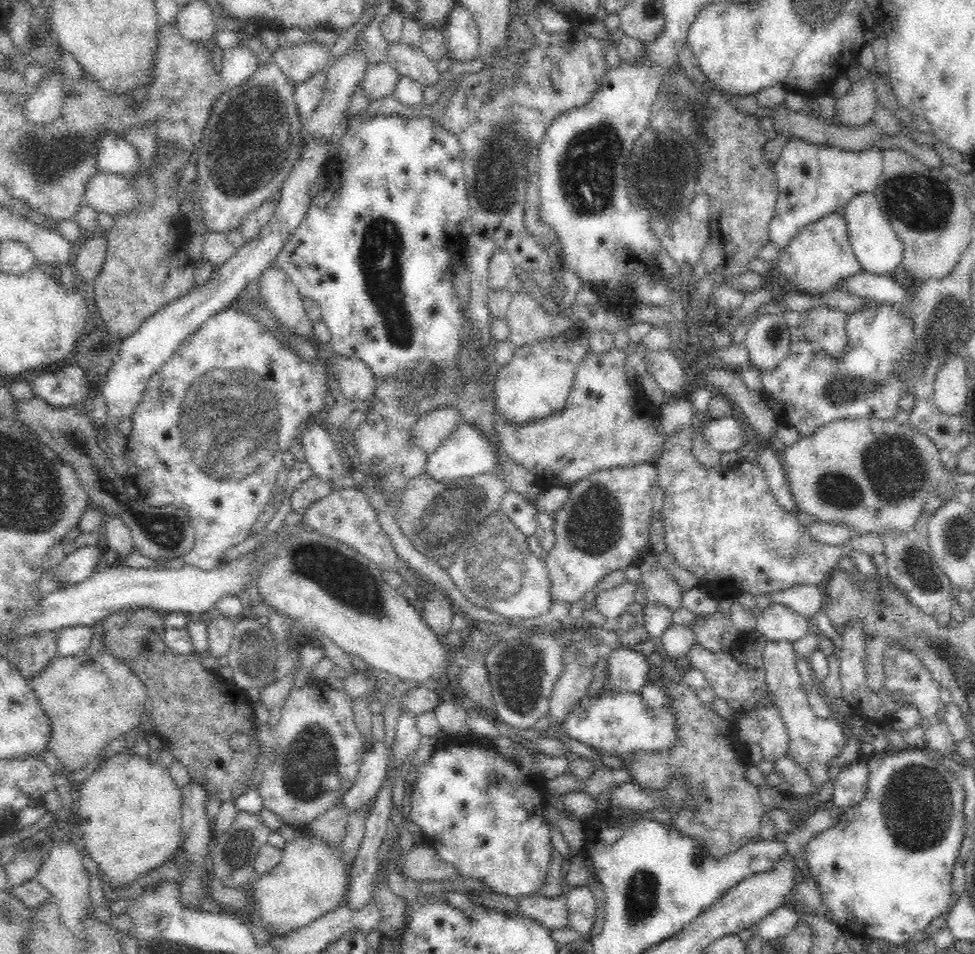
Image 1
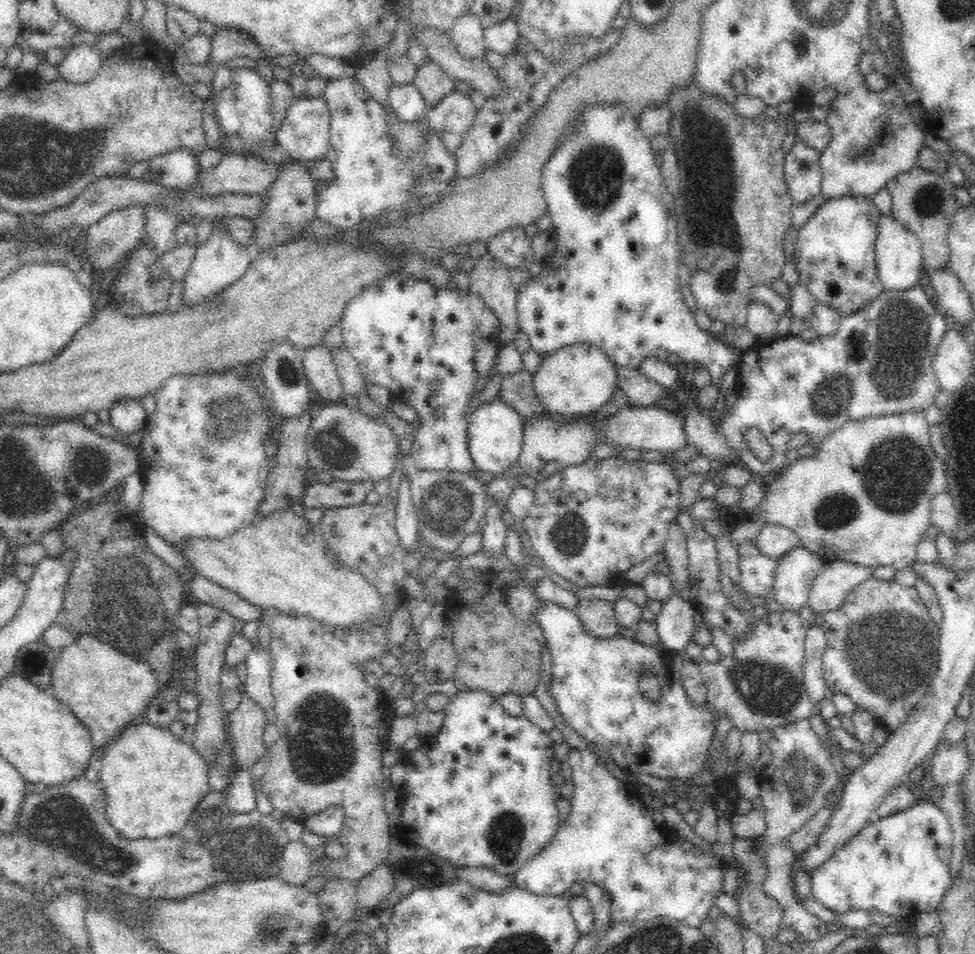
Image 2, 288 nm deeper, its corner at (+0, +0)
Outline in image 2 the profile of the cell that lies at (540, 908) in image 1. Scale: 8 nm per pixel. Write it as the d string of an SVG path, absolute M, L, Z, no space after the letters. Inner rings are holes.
M454 866L454 872L460 880L466 880L478 888L484 888L486 892L502 892L506 888L512 888L516 886L514 878L508 876L508 874L502 874L498 870L492 870L492 868L480 868L480 866Z

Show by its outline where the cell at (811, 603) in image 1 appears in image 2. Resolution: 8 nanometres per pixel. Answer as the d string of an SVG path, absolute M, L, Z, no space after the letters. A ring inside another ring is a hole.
M824 560L824 566L812 582L808 606L818 614L836 610L852 590L856 590L866 580L872 580L874 572L876 568L846 560Z

